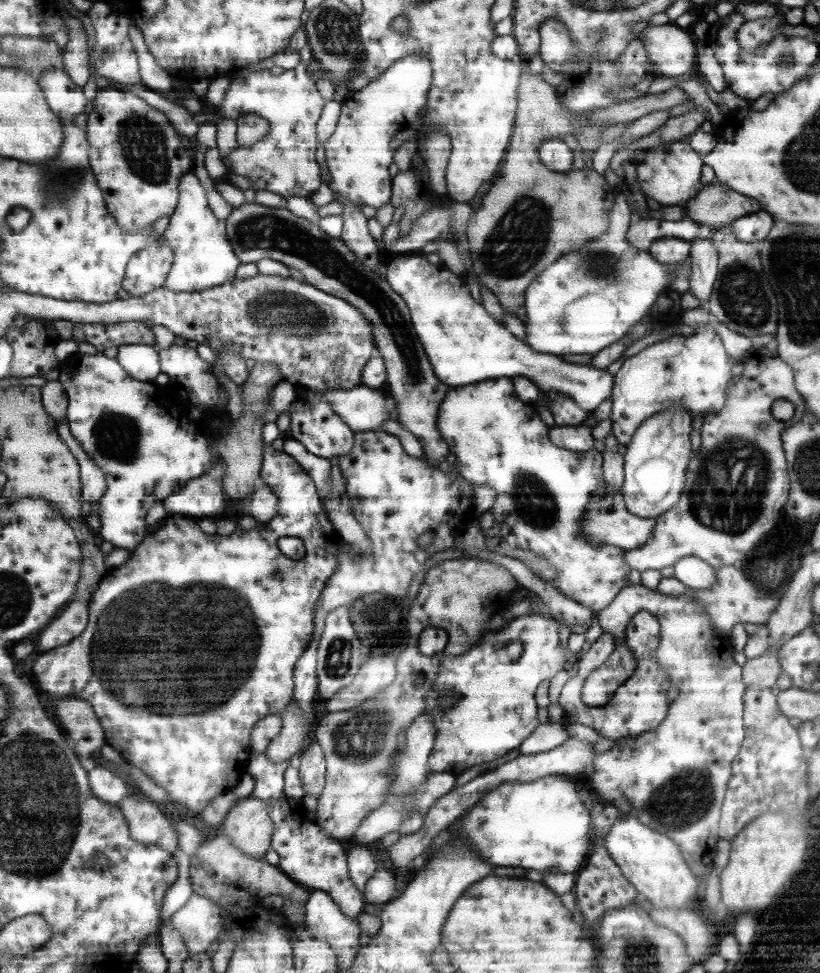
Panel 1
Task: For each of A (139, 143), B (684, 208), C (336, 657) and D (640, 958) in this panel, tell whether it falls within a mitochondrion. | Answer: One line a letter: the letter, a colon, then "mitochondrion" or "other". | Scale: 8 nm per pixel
A: mitochondrion
B: other
C: mitochondrion
D: mitochondrion

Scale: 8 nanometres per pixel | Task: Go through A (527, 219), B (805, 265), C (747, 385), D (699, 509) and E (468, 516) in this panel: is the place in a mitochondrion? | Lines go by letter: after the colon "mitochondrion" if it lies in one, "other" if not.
A: mitochondrion
B: mitochondrion
C: other
D: mitochondrion
E: other

